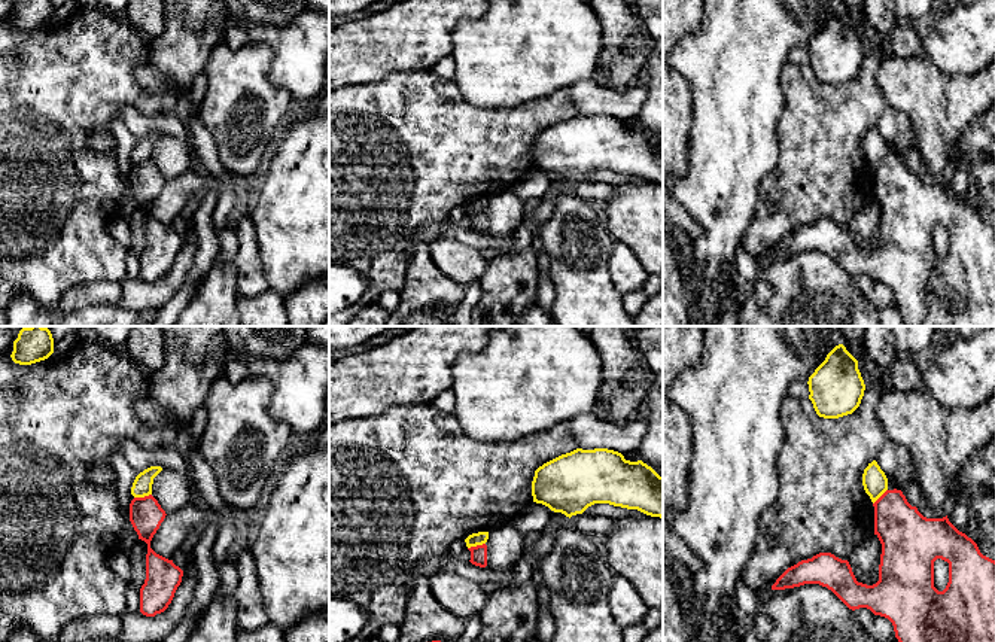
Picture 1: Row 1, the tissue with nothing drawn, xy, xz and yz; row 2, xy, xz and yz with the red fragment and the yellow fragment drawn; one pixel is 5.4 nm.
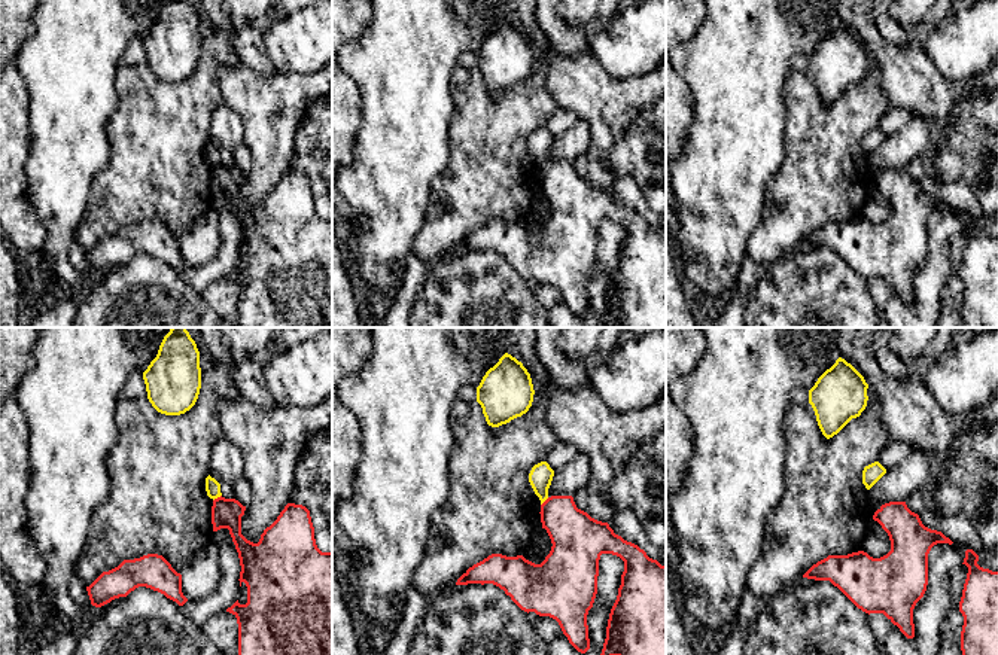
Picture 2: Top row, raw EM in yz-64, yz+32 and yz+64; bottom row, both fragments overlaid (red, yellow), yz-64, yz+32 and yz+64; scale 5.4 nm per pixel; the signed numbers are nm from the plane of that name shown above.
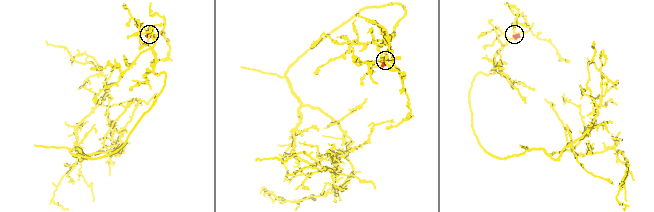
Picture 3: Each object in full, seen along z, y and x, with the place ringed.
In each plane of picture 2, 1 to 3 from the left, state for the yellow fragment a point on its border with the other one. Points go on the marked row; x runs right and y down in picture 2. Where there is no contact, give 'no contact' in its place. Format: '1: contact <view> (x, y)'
1: contact yz-64 (218, 497)
2: contact yz+32 (544, 502)
3: no contact

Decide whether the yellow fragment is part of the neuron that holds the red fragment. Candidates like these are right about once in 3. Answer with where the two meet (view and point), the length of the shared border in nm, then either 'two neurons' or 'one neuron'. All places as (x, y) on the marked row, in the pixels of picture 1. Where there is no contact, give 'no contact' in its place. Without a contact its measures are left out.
xy (142, 498) | 100 nm | two neurons

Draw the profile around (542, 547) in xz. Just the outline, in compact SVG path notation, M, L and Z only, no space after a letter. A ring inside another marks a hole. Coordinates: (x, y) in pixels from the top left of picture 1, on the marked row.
M554 529L544 530L542 536L533 544L530 550L527 550L527 556L538 562L542 560L553 550L554 541L556 530Z

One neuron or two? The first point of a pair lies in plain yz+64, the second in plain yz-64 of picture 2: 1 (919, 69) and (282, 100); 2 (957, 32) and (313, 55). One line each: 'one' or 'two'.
1: one
2: one

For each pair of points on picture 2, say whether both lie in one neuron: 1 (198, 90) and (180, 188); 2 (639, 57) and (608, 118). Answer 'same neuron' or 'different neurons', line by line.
1: same neuron
2: different neurons

